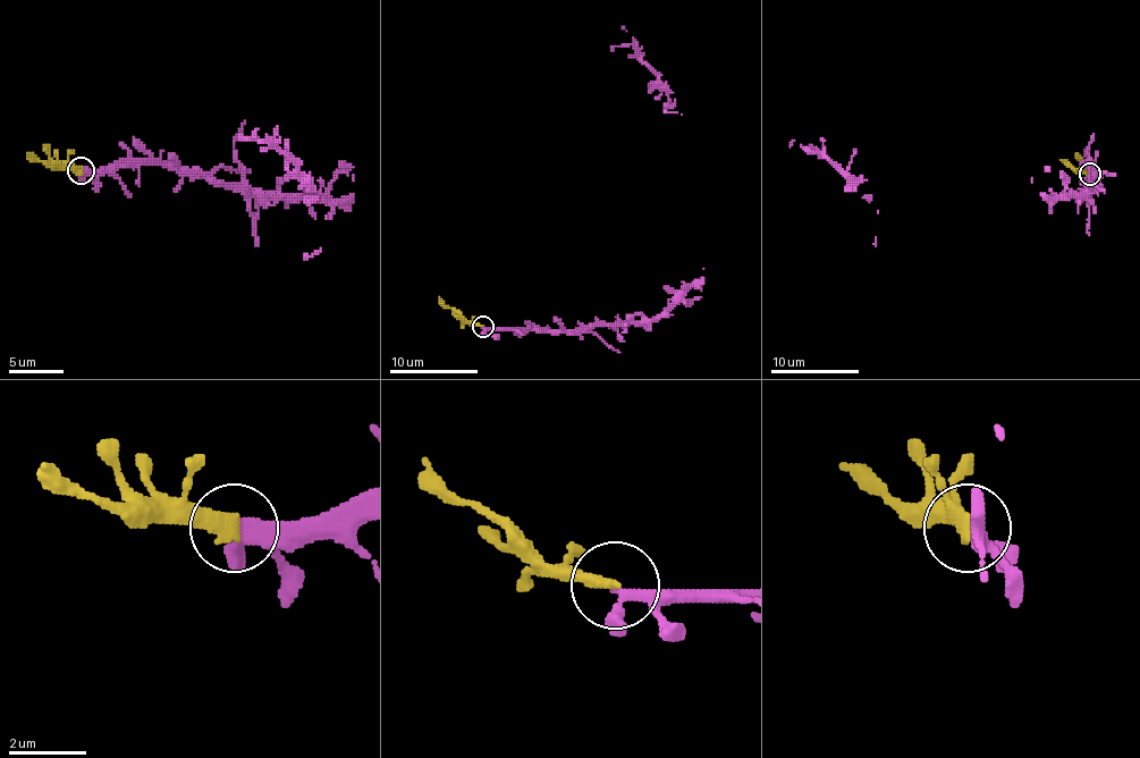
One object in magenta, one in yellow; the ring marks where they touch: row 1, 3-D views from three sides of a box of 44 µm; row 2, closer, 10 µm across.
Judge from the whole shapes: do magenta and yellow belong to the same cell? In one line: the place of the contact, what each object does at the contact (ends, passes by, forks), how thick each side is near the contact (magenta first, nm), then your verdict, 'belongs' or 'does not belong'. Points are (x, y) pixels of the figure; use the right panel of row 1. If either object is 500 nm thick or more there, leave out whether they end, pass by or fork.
place (1089, 174); magenta passes by; yellow ends; calibres 340 and 420 nm; belongs

